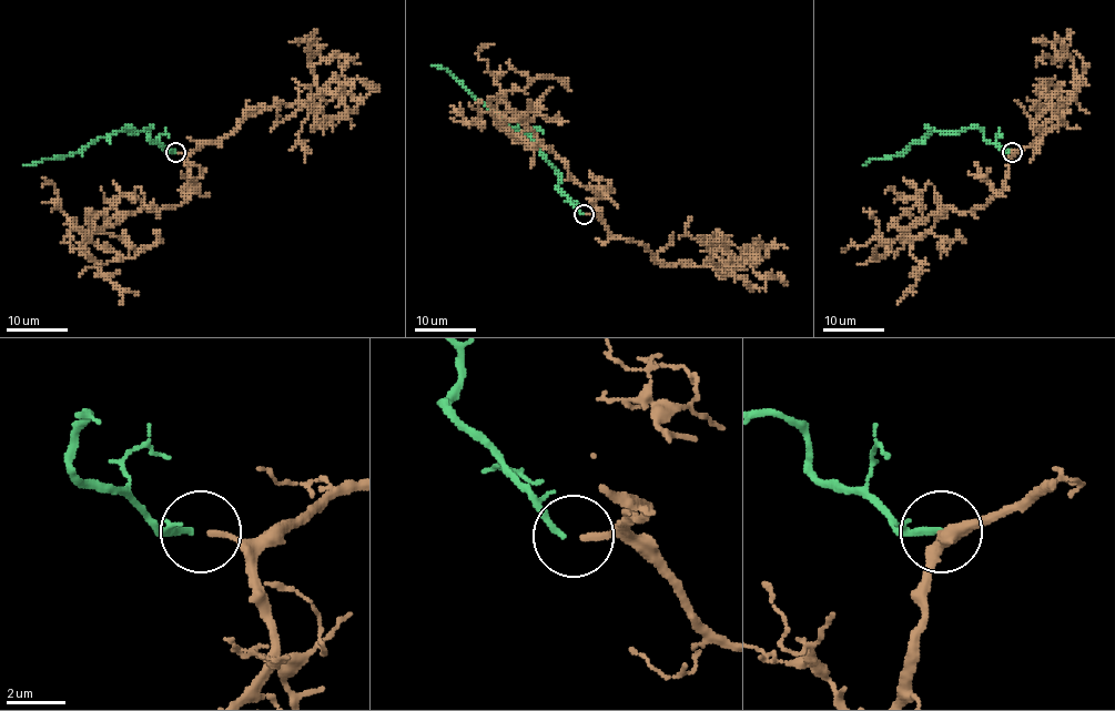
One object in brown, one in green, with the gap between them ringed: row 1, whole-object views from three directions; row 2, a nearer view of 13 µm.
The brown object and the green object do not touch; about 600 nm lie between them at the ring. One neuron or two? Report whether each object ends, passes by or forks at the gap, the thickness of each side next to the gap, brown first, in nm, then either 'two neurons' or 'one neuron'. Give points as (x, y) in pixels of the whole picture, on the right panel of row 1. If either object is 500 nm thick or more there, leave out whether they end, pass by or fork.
brown ends | green ends | 220/200 nm | one neuron

